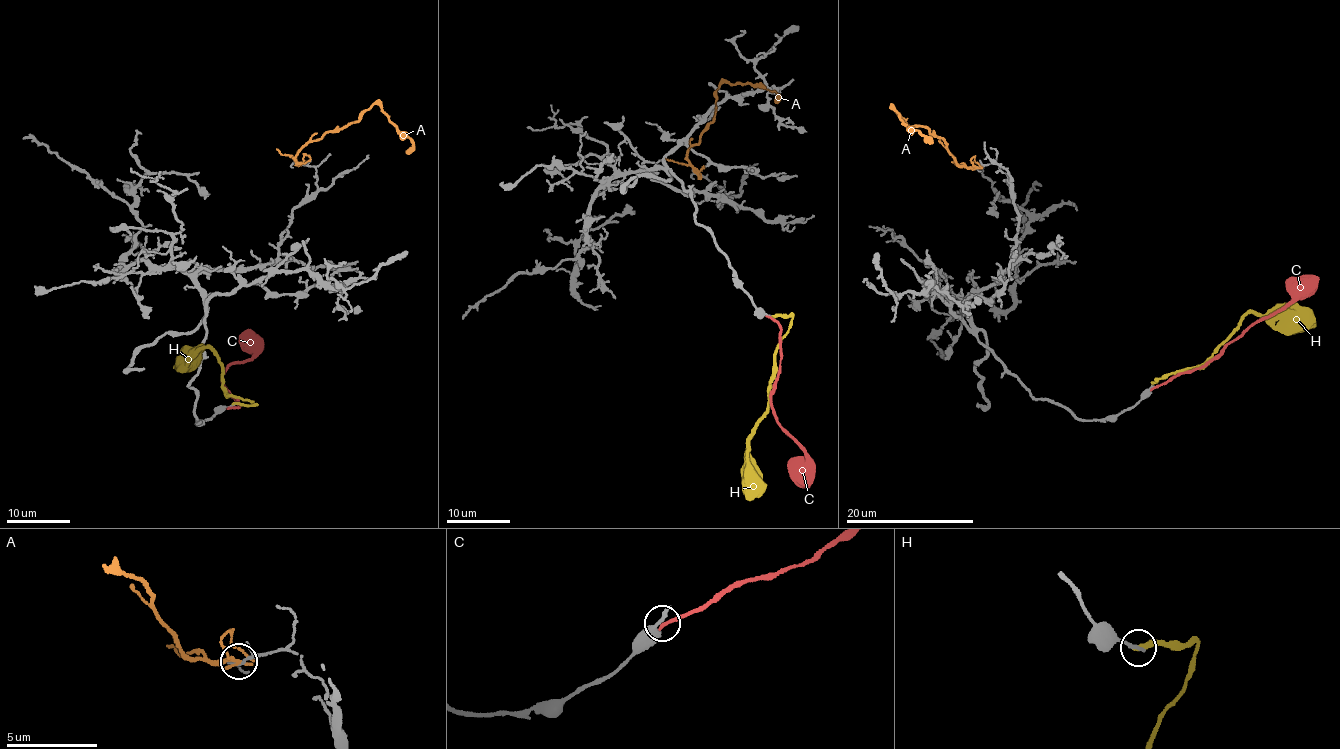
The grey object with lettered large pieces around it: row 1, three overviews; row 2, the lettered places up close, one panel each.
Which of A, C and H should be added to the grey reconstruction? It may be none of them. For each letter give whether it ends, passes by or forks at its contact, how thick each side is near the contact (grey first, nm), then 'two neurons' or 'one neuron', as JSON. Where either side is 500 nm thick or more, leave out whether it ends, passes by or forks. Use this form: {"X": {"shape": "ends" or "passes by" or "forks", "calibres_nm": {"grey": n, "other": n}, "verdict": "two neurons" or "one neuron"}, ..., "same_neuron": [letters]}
{"A": {"shape": "passes by", "calibres_nm": {"grey": 120, "other": 200}, "verdict": "two neurons"}, "C": {"shape": "ends", "calibres_nm": {"grey": 170, "other": 200}, "verdict": "two neurons"}, "H": {"shape": "ends", "calibres_nm": {"grey": 200, "other": 280}, "verdict": "two neurons"}, "same_neuron": []}

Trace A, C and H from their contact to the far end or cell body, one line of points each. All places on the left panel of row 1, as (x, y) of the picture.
A: (299, 164), (297, 153), (328, 132), (360, 119), (376, 104), (406, 133), (413, 146), (406, 153)
C: (229, 407), (237, 408), (237, 400), (221, 375), (231, 363), (248, 361), (256, 335)
H: (234, 404), (255, 404), (227, 396), (218, 355), (207, 347), (176, 359), (178, 369)

